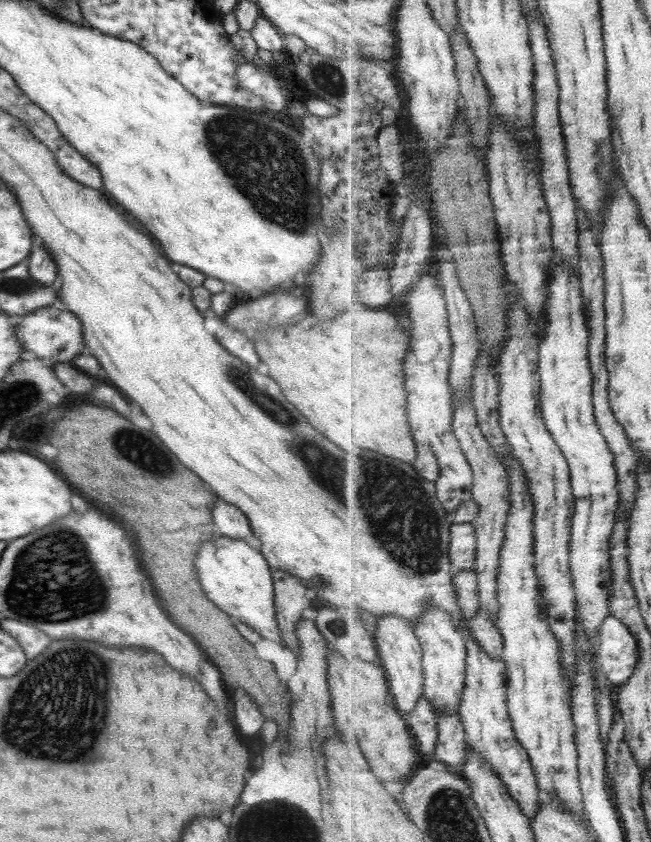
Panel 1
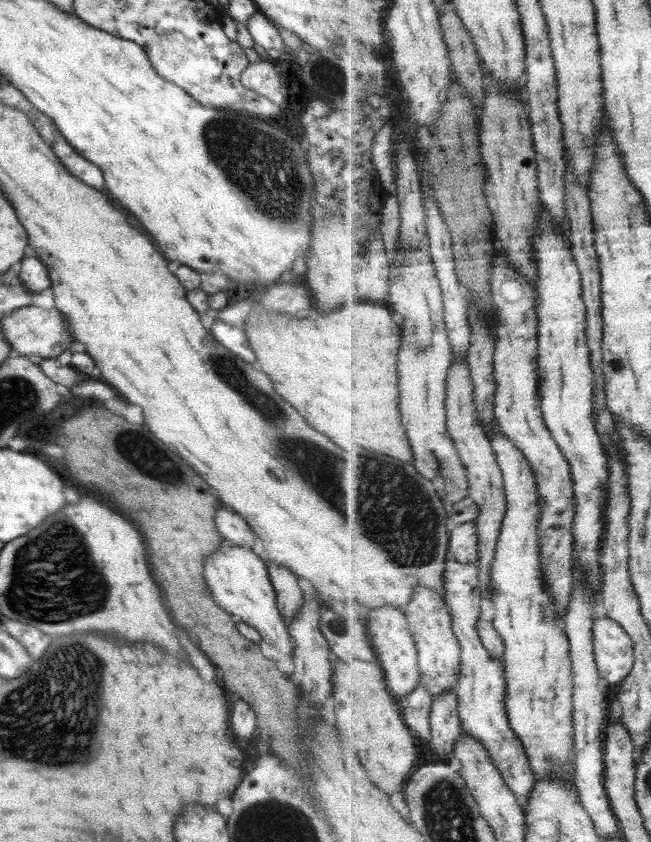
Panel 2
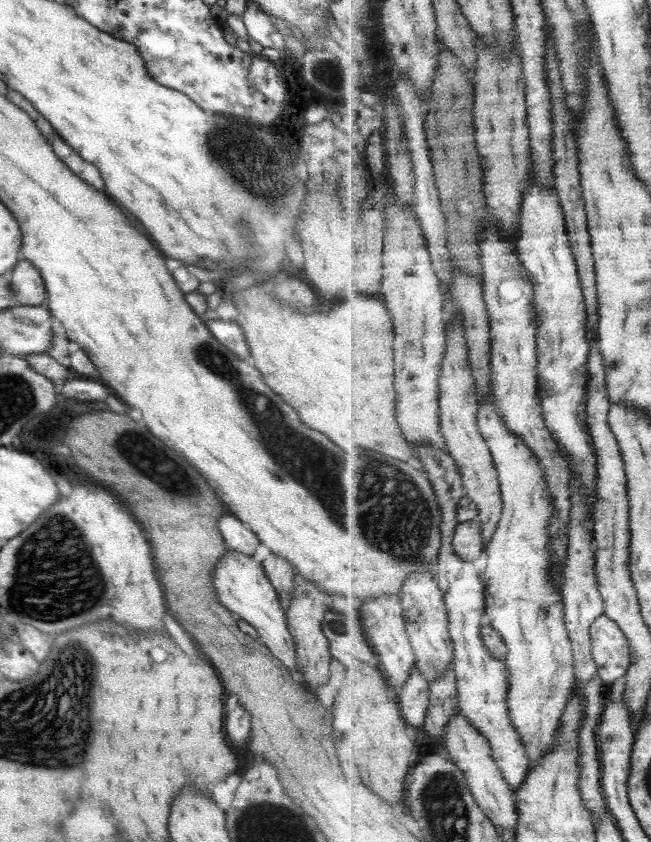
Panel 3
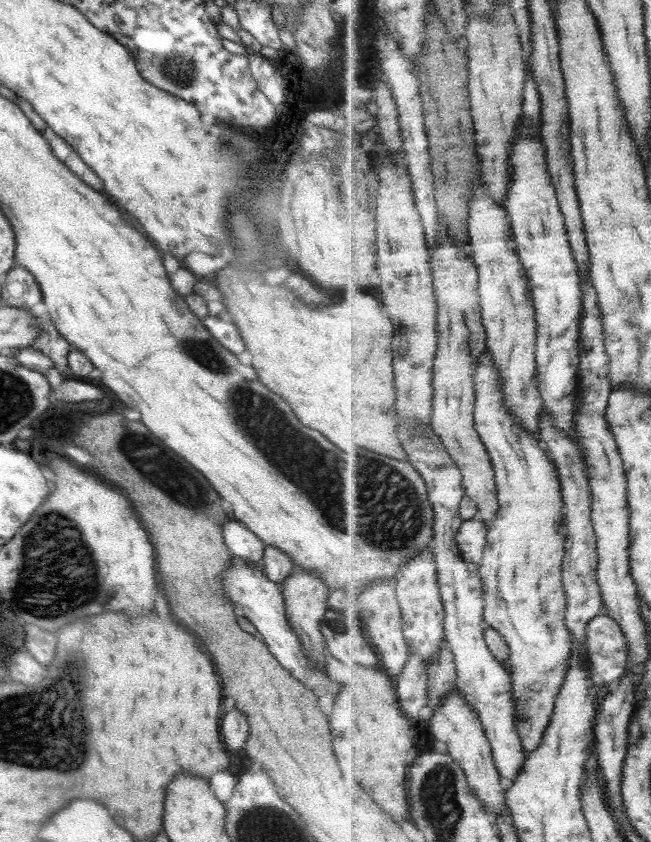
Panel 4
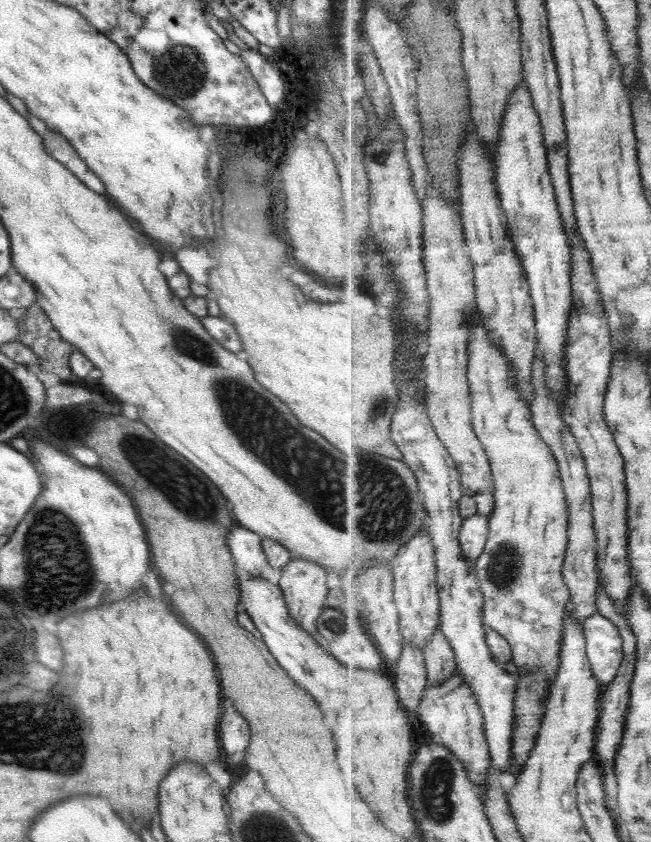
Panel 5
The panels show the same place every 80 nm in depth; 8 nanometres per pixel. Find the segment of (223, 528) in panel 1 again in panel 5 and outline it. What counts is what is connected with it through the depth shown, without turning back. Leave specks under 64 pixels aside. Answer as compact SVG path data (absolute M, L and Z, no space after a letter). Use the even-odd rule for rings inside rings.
M232 526L226 536L237 571L248 576L259 577L260 571L268 566L266 556L260 545L261 537L244 527Z

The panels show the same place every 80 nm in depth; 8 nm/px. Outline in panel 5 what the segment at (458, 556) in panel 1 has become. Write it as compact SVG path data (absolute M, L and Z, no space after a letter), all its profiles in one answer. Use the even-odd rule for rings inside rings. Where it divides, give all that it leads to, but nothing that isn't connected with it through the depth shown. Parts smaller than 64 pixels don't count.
M481 514L464 519L460 530L460 543L464 557L474 563L485 550L488 541L488 518Z

